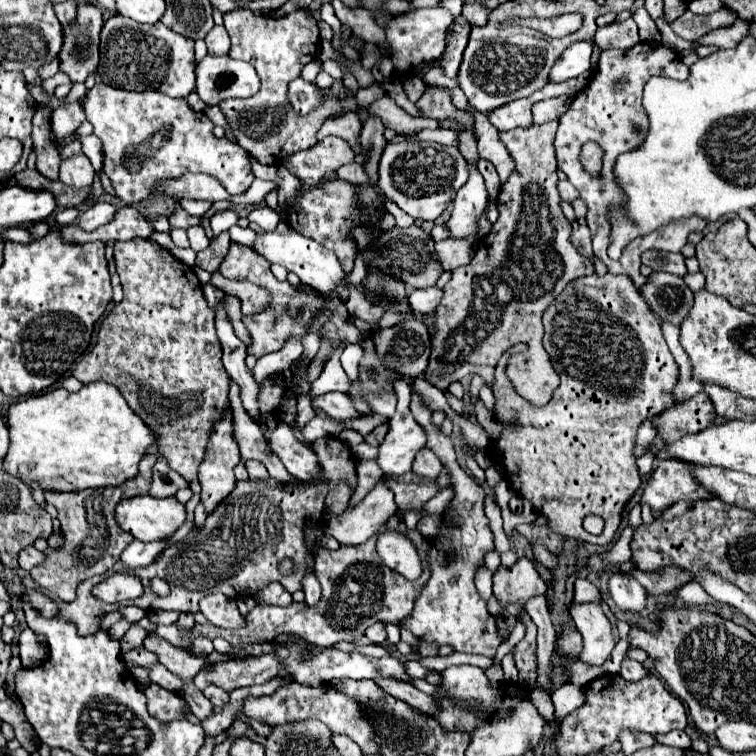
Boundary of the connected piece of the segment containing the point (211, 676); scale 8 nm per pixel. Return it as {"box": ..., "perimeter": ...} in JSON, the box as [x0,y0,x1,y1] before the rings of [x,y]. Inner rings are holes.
{"box":[195,656,283,694],"perimeter":[[[259,656],[249,660],[227,660],[217,662],[211,668],[201,670],[195,676],[197,688],[205,688],[207,684],[215,684],[223,688],[227,694],[231,694],[237,688],[251,686],[251,684],[265,684],[271,678],[275,678],[283,666],[273,656]]]}

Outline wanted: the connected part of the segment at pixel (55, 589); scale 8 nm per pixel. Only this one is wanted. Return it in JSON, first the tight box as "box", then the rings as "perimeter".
{"box":[31,454,155,602],"perimeter":[[[147,454],[139,464],[139,476],[133,480],[127,480],[123,486],[117,488],[99,488],[99,490],[83,490],[83,492],[67,492],[59,494],[55,490],[45,492],[45,500],[57,508],[57,518],[61,522],[61,530],[65,532],[65,542],[61,548],[51,550],[47,548],[45,560],[31,570],[31,578],[39,588],[45,588],[45,592],[51,598],[73,602],[77,584],[97,576],[105,574],[117,560],[119,554],[133,542],[133,536],[123,532],[119,524],[115,522],[115,506],[133,496],[143,496],[149,492],[151,486],[151,468],[155,464],[155,454]]]}

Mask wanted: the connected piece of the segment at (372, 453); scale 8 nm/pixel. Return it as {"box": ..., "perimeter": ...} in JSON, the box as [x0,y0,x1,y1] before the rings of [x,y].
{"box":[352,443,378,459],"perimeter":[[[361,443],[352,448],[352,454],[356,459],[375,459],[378,455],[378,448],[372,447],[366,443]]]}

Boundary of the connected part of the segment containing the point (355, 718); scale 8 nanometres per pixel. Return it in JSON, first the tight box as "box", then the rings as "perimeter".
{"box":[243,682,379,754],"perimeter":[[[297,682],[279,686],[273,694],[261,696],[261,698],[247,698],[243,706],[243,714],[251,720],[263,722],[263,724],[285,724],[285,722],[297,722],[307,718],[317,718],[323,724],[331,728],[331,732],[345,734],[353,742],[359,744],[363,754],[377,754],[379,746],[373,742],[373,726],[363,714],[363,708],[349,696],[337,692],[331,684],[323,686],[303,686]]]}

